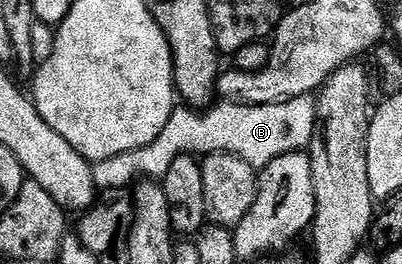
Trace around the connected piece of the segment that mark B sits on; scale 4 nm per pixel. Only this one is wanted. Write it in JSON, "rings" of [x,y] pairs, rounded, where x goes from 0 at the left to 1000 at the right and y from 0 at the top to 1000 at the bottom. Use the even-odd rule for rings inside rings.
{"rings":[[[774,364],[729,371],[669,402],[545,386],[505,420],[445,402],[420,462],[410,462],[410,492],[400,492],[400,508],[391,508],[391,523],[371,538],[371,553],[291,583],[291,598],[244,610],[234,625],[236,701],[251,720],[323,716],[358,674],[403,686],[405,667],[420,659],[420,629],[430,629],[445,591],[502,598],[542,576],[609,598],[609,614],[652,644],[662,621],[679,614],[679,598],[771,564],[786,496],[784,379]]]}

